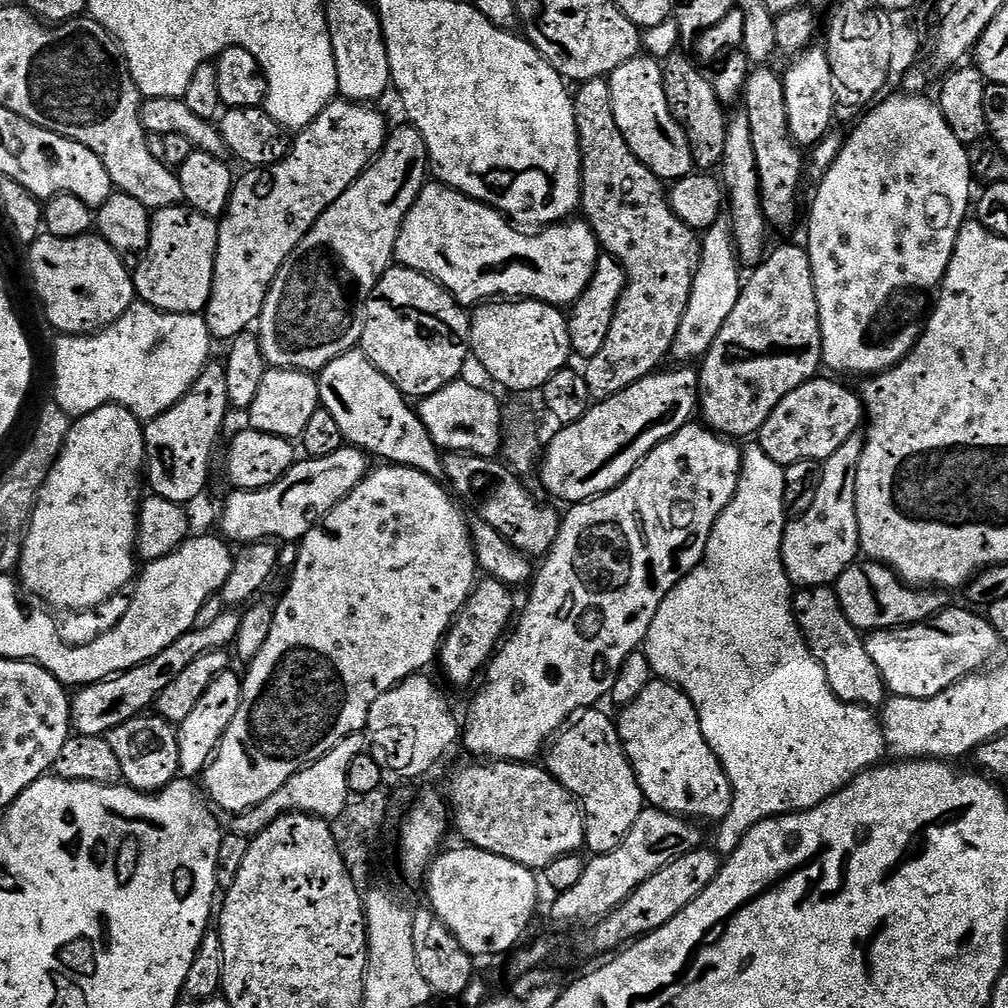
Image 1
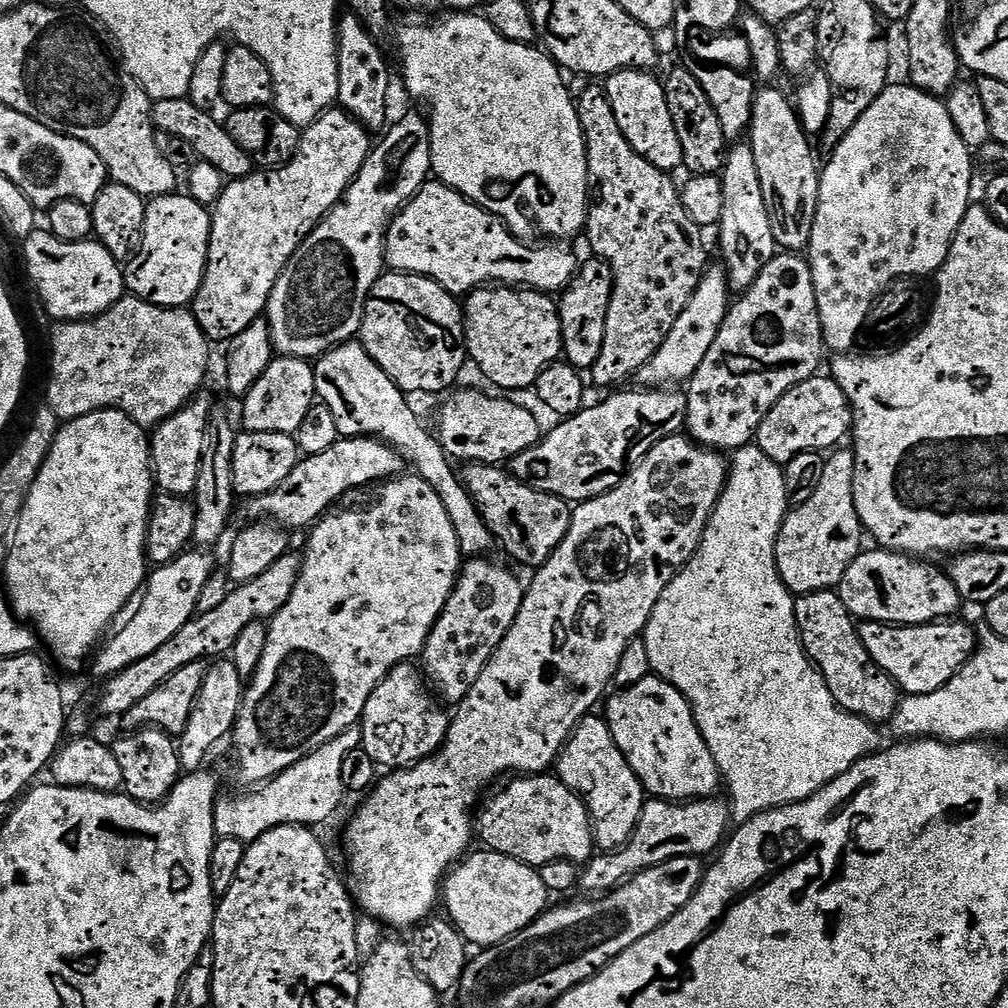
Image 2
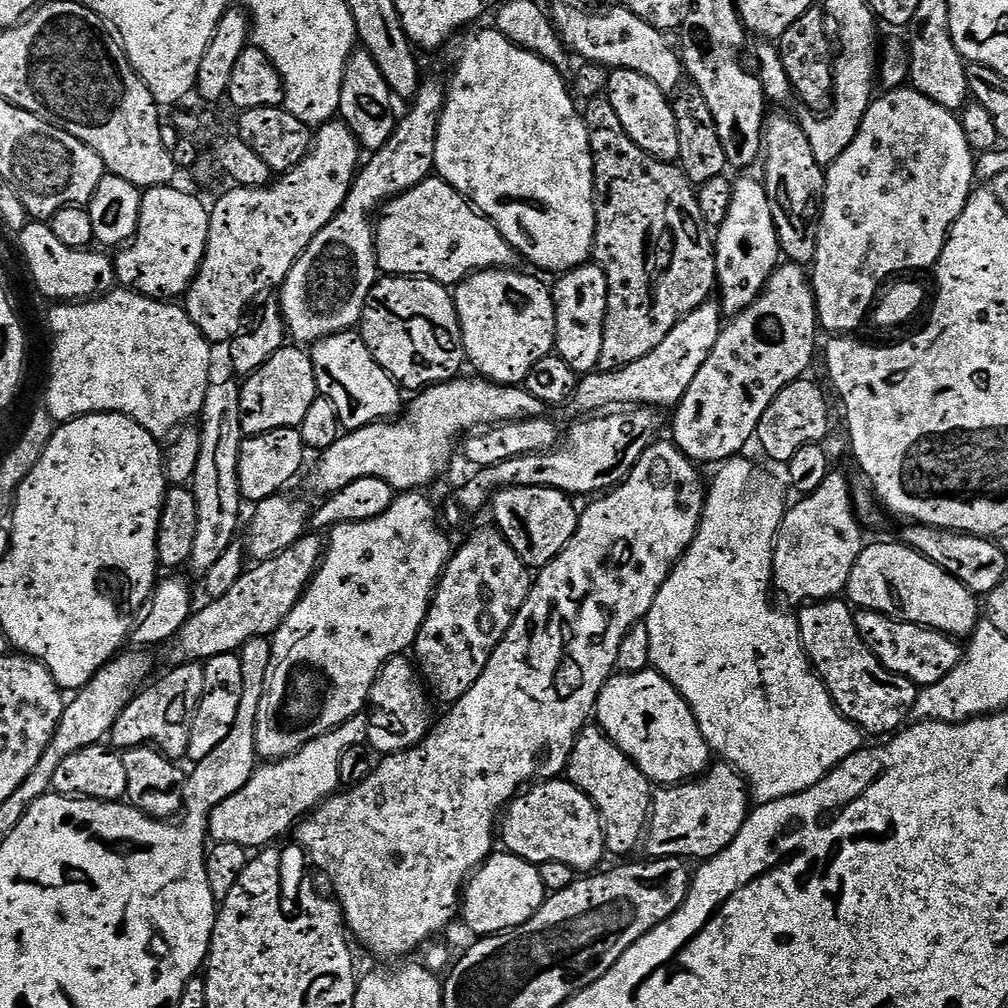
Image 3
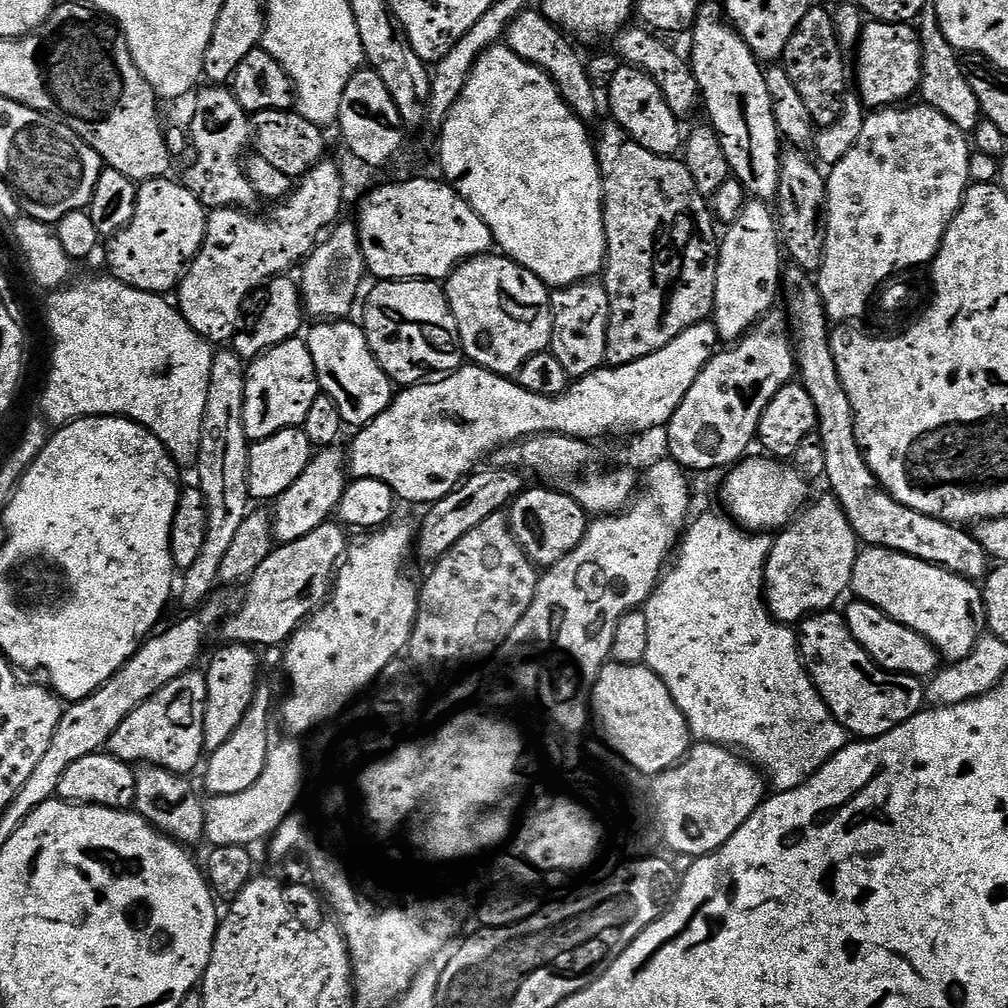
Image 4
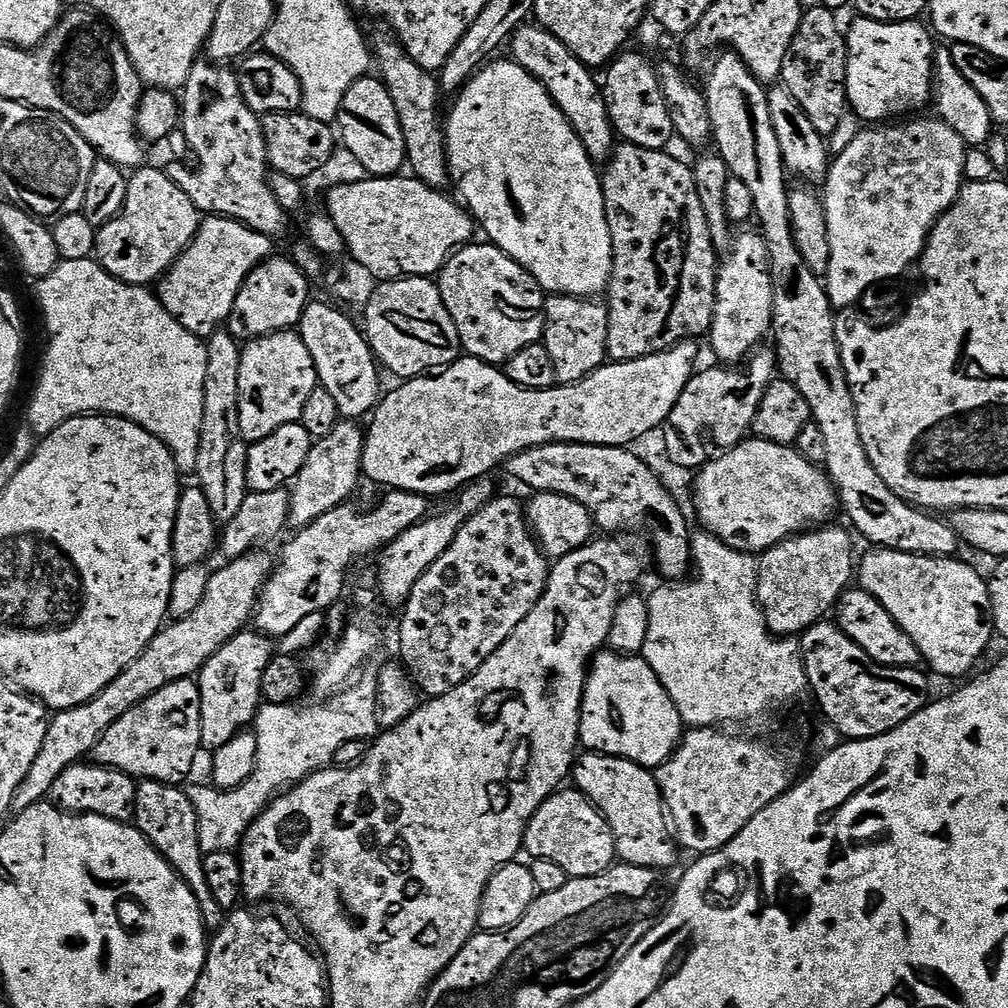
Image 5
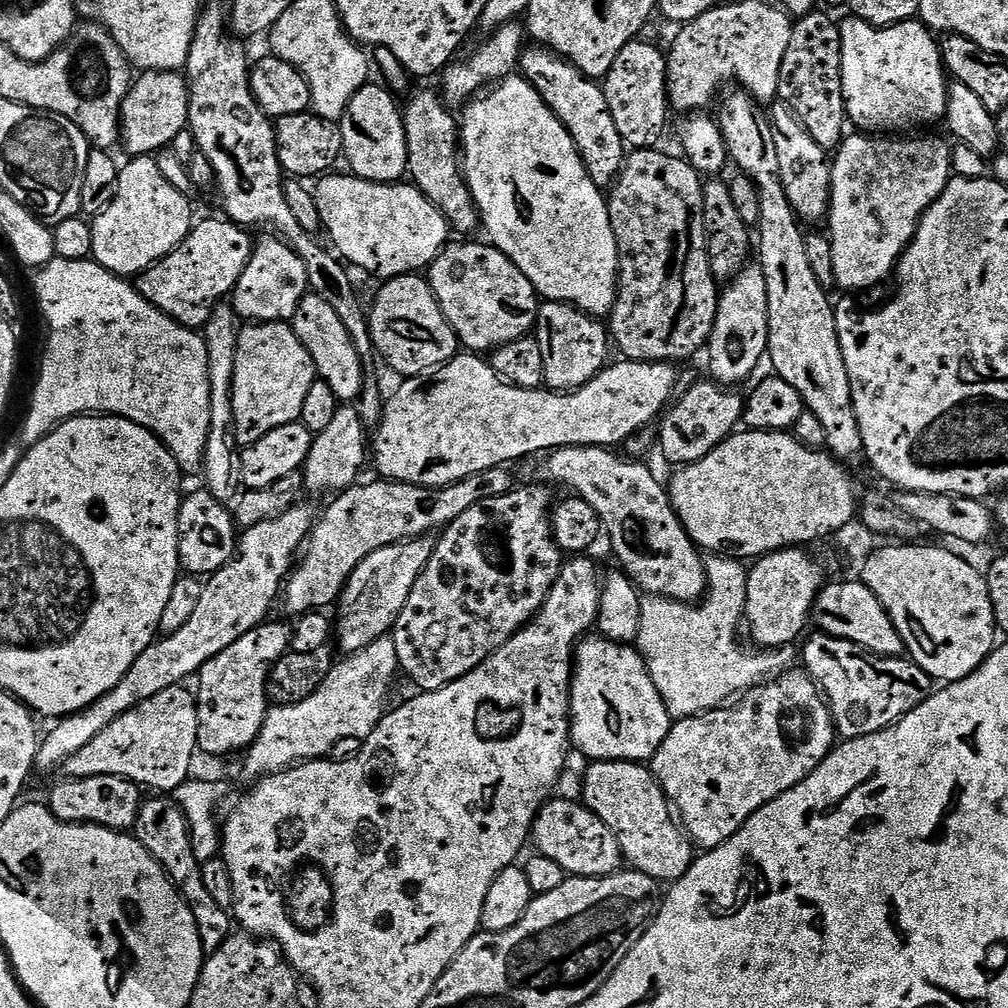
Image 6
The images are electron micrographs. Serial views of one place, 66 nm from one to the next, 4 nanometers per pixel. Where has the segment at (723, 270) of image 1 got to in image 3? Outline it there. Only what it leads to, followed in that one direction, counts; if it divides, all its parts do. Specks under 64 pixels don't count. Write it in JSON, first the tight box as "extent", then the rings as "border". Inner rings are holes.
{"extent":[571,302,722,414],"border":[[[709,302],[689,312],[683,320],[679,320],[646,354],[646,358],[638,358],[638,362],[630,362],[626,367],[613,372],[589,372],[577,383],[576,395],[572,397],[571,407],[576,407],[580,414],[600,414],[613,406],[675,406],[690,390],[690,382],[694,382],[694,374],[702,370],[706,358],[710,358],[710,350],[714,350],[714,342],[718,342],[722,327],[722,309],[719,303]]]}

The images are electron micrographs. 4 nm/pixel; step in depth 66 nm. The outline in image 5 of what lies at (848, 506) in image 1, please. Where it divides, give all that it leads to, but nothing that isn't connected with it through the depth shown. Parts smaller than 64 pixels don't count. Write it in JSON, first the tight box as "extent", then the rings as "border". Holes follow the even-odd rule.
{"extent":[756,526,854,637],"border":[[[817,526],[809,531],[791,536],[767,548],[758,560],[758,586],[756,600],[760,603],[766,626],[776,636],[799,637],[810,626],[825,619],[835,609],[841,596],[848,591],[854,580],[854,556],[852,560],[852,540],[849,529]]]}

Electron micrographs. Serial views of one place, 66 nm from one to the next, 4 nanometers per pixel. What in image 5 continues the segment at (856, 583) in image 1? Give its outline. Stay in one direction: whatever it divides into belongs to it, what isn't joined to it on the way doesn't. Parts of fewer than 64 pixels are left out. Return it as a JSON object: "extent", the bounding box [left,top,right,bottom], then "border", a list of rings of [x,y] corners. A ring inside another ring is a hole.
{"extent":[858,547,994,676],"border":[[[878,547],[868,551],[872,552],[858,560],[859,587],[872,595],[887,610],[890,618],[894,618],[894,622],[898,622],[898,626],[902,626],[902,630],[910,634],[925,665],[928,663],[940,676],[966,675],[979,662],[988,643],[994,640],[987,579],[983,575],[980,577],[970,565],[963,564],[960,558],[919,556]]]}

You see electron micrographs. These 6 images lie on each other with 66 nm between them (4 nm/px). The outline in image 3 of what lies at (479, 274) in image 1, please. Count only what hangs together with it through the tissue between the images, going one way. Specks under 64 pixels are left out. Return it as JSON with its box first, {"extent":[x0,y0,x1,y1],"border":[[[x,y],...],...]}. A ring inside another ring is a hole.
{"extent":[374,178,518,286],"border":[[[429,178],[418,186],[398,194],[379,209],[374,224],[376,233],[376,266],[389,276],[418,276],[436,280],[445,286],[455,286],[474,272],[487,268],[512,268],[518,253],[502,238],[492,221],[464,199],[461,192],[455,192],[445,180]]]}

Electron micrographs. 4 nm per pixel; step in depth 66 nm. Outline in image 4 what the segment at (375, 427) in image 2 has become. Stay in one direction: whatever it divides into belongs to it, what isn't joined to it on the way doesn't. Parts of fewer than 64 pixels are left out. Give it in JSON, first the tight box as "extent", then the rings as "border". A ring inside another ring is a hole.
{"extent":[306,318,394,426],"border":[[[341,318],[313,323],[313,328],[307,329],[306,343],[310,358],[314,358],[314,370],[321,393],[334,398],[338,414],[342,414],[345,425],[363,426],[392,405],[394,385],[374,358],[363,327],[352,322],[351,319]]]}

